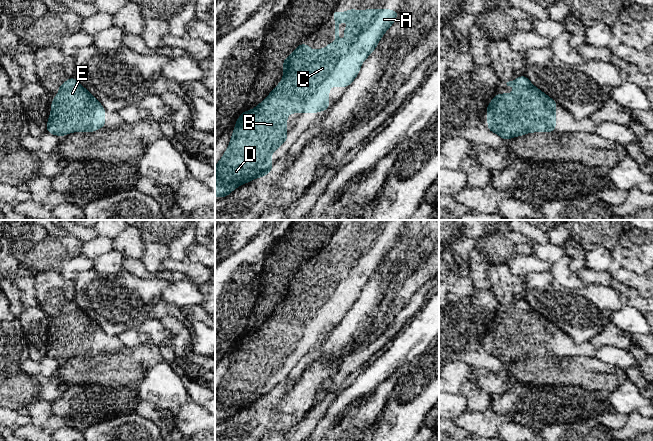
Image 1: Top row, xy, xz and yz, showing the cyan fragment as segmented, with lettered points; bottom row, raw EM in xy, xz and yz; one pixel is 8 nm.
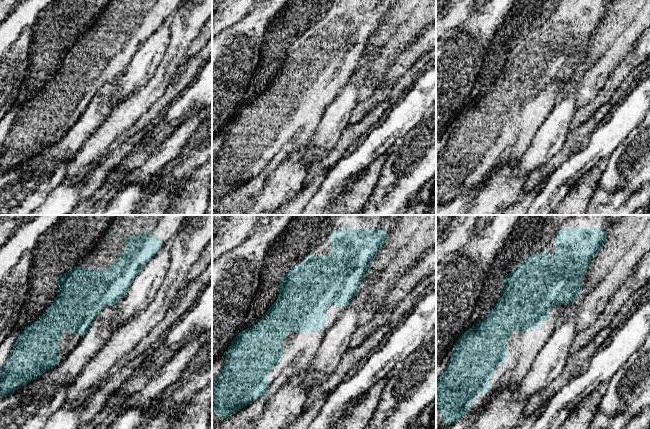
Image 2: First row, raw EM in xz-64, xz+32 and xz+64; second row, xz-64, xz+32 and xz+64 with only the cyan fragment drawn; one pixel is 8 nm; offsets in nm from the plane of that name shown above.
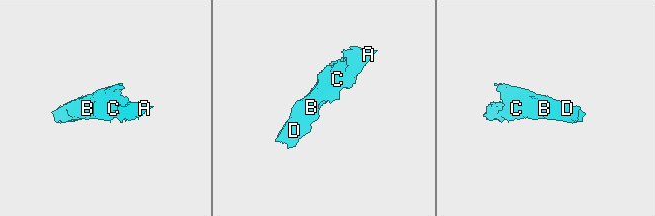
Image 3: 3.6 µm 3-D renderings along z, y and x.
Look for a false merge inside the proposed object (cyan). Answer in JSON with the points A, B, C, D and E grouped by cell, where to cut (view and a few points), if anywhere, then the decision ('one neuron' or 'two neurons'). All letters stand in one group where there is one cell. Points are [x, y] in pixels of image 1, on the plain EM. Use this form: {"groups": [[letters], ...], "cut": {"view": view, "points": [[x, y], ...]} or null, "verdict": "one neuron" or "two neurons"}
{"groups": [["A", "B", "C", "D", "E"]], "cut": null, "verdict": "one neuron"}

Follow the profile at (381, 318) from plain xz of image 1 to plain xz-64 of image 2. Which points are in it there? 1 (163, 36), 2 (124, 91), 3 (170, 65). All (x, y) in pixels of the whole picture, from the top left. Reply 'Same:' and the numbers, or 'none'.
Same: 3

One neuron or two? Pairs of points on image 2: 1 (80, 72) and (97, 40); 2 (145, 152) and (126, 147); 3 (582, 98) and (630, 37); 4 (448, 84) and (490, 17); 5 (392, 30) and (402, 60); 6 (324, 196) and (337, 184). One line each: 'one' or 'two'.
1: one
2: two
3: one
4: one
5: two
6: one

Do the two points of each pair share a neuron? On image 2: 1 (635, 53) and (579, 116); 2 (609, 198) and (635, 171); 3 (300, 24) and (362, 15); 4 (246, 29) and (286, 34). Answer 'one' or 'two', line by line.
1: one
2: one
3: one
4: two

